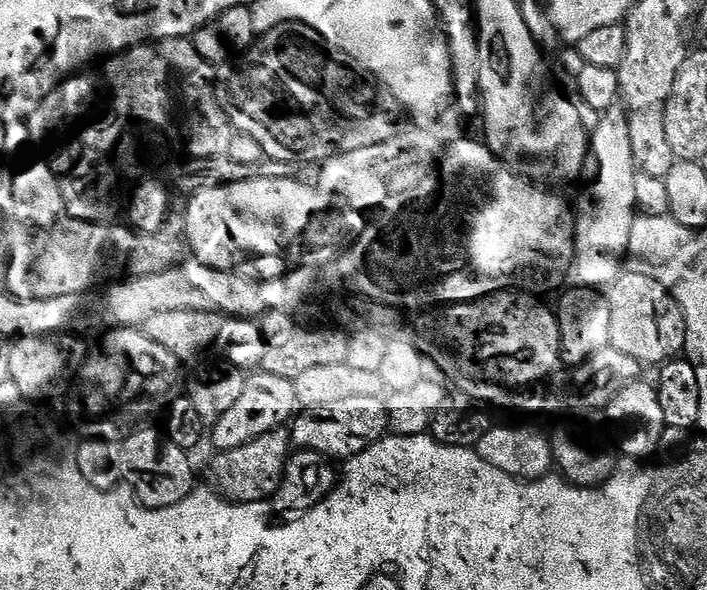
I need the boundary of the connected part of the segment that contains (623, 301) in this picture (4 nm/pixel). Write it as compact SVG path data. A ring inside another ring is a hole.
M642 270L636 272L621 271L614 282L609 284L606 295L610 302L610 347L614 350L622 350L622 354L630 354L641 366L659 366L673 358L679 357L684 351L686 342L686 322L684 312L678 306L676 299L654 278L650 278Z

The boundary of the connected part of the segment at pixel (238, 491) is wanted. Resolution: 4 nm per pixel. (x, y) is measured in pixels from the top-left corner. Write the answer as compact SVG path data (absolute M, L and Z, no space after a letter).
M287 427L275 428L270 434L262 434L238 450L230 450L219 457L216 464L215 487L225 500L233 504L259 504L271 501L278 490L288 465L288 458L294 451L292 438Z

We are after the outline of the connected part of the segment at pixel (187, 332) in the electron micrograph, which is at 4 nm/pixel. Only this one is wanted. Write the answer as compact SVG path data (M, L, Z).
M167 312L154 314L154 318L144 321L142 330L158 346L166 346L170 354L177 356L181 362L196 360L207 348L221 352L223 359L236 368L259 369L264 363L266 345L260 333L259 323L239 316L223 316L209 312Z

